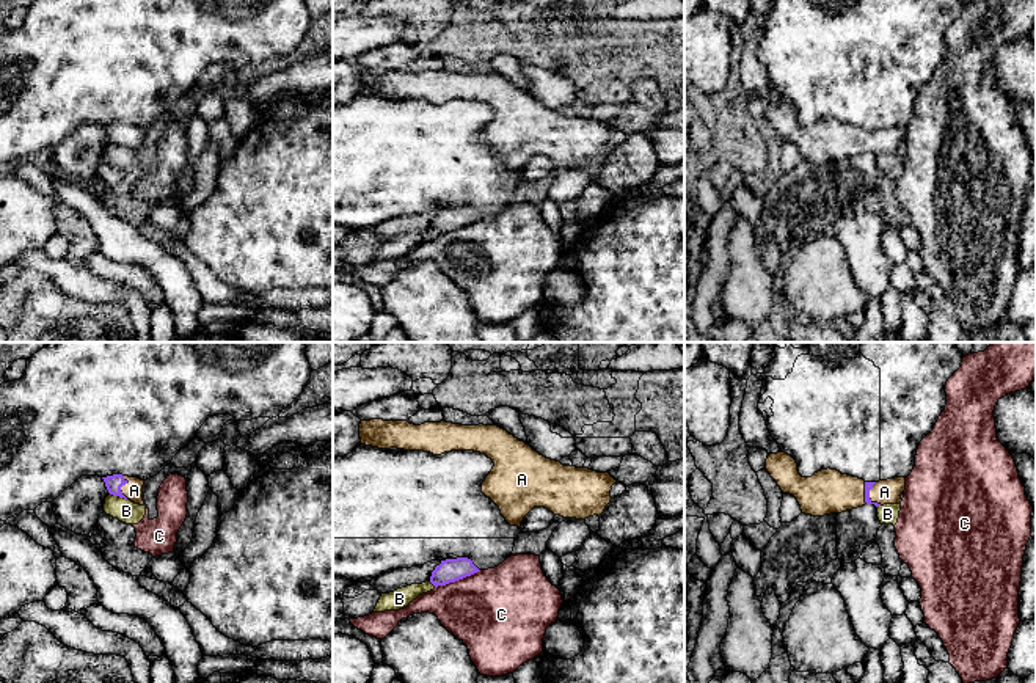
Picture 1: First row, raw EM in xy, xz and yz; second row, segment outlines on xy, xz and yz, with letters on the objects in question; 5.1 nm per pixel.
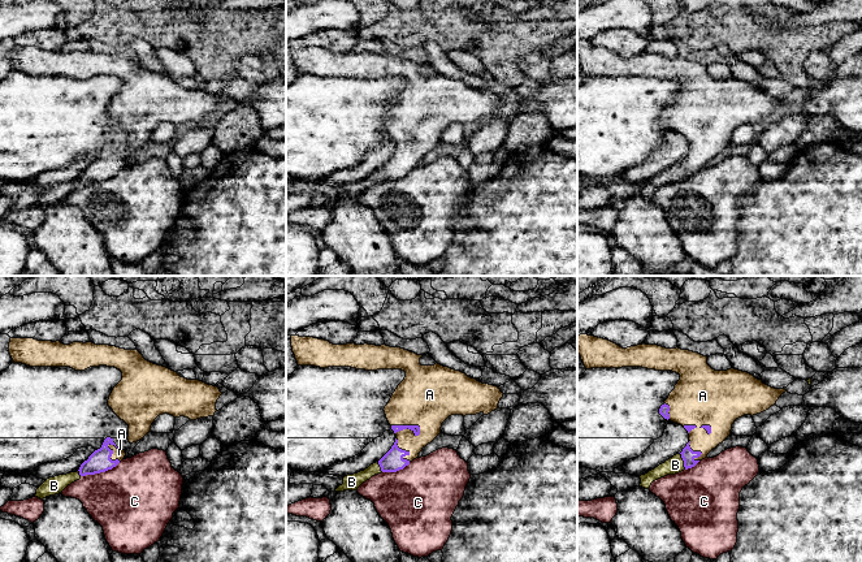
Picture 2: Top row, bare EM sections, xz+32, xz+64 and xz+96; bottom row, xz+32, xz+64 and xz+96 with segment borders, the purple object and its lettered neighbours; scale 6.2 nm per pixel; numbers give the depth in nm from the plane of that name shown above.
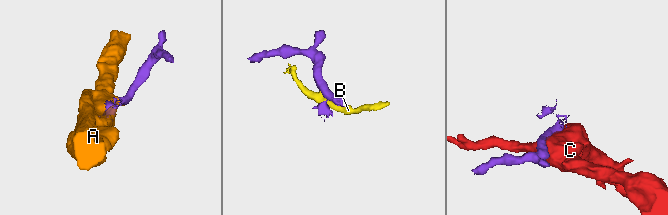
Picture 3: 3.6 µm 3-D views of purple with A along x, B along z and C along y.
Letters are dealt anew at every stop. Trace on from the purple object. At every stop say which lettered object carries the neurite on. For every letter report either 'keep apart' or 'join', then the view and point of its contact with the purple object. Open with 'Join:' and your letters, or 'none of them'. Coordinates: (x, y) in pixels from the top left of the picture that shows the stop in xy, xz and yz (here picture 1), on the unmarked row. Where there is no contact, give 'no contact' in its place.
Join: A
A: join; meets purple in yz at (868, 145)
B: keep apart; meets purple in xy at (118, 143)
C: keep apart; meets purple in xz at (457, 228)

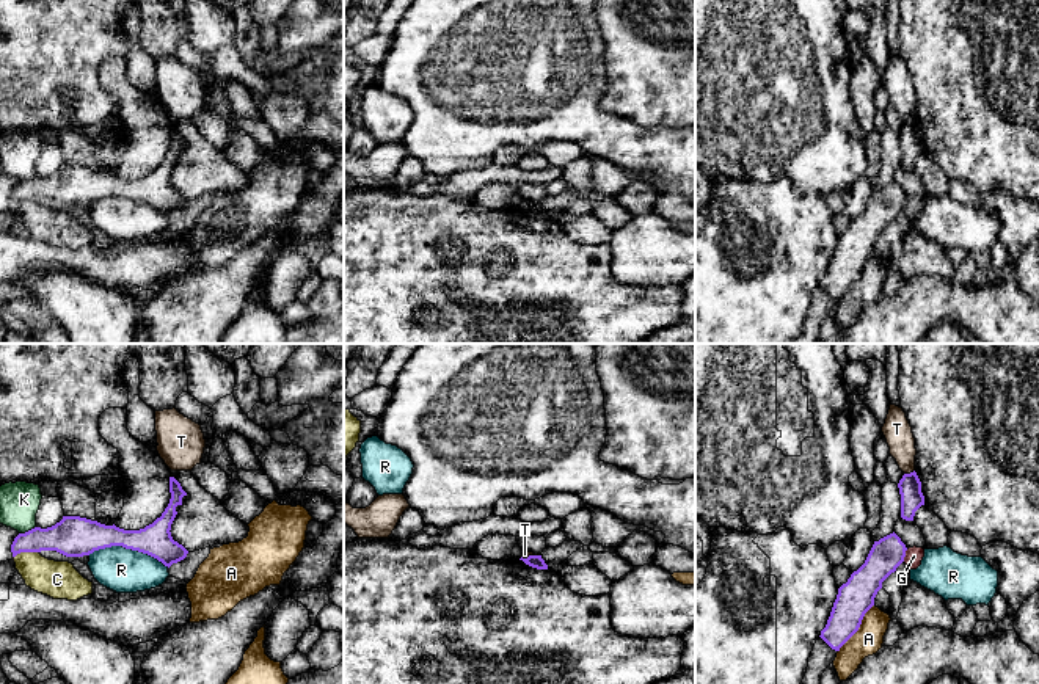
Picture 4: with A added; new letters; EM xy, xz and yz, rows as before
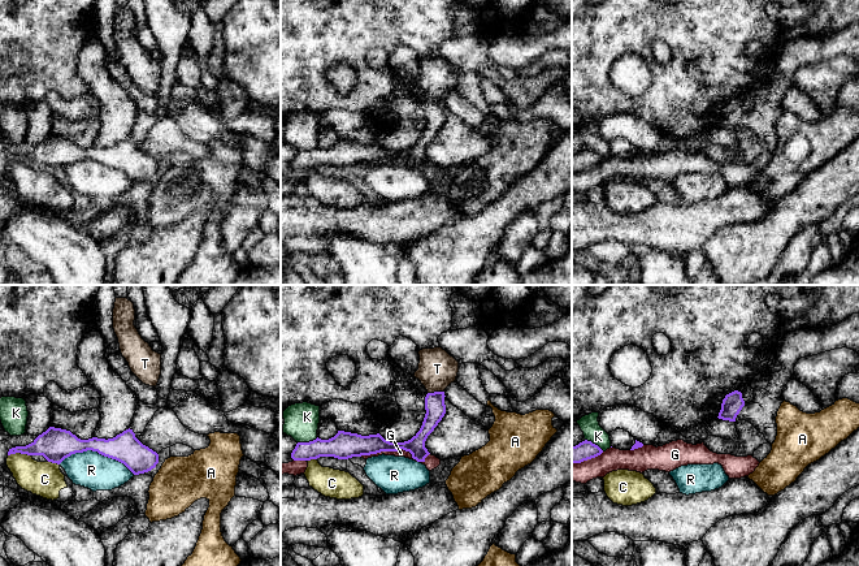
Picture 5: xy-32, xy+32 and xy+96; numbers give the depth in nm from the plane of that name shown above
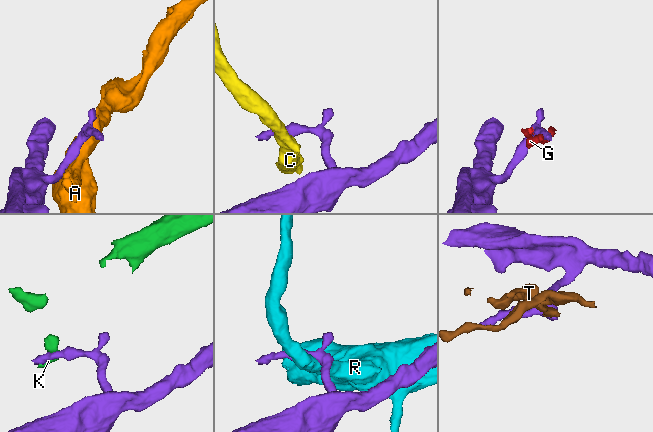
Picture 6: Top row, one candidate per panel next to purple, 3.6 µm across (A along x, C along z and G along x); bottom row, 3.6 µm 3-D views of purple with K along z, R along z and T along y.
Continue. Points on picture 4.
Join: none of them
A: keep apart; meets purple in yz at (859, 275)
C: keep apart; meets purple in xy at (25, 200)
G: keep apart; meets purple in yz at (904, 204)
K: keep apart; meets purple in xy at (29, 179)
R: keep apart; meets purple in xy at (129, 196)
T: keep apart; meets purple in yz at (911, 121)

